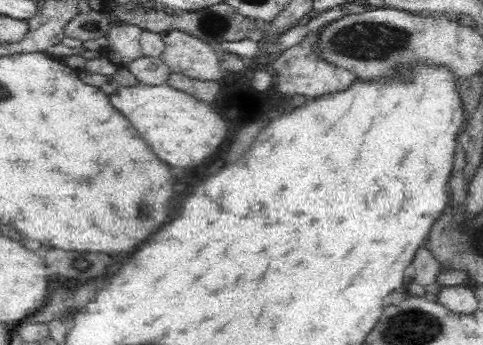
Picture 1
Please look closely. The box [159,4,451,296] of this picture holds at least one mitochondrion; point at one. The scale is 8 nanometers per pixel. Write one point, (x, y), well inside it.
(368, 41)

